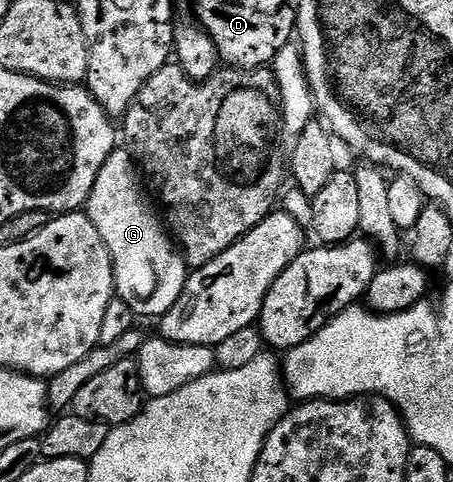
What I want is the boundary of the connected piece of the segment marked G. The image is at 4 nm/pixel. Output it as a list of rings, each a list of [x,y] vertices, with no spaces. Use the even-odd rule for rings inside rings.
[[[116,149],[108,161],[104,161],[85,210],[112,257],[117,298],[124,300],[134,310],[135,316],[161,317],[176,305],[186,284],[188,268],[159,212],[158,215],[154,212],[155,204],[146,200],[142,183],[144,179],[133,154],[126,149]]]

